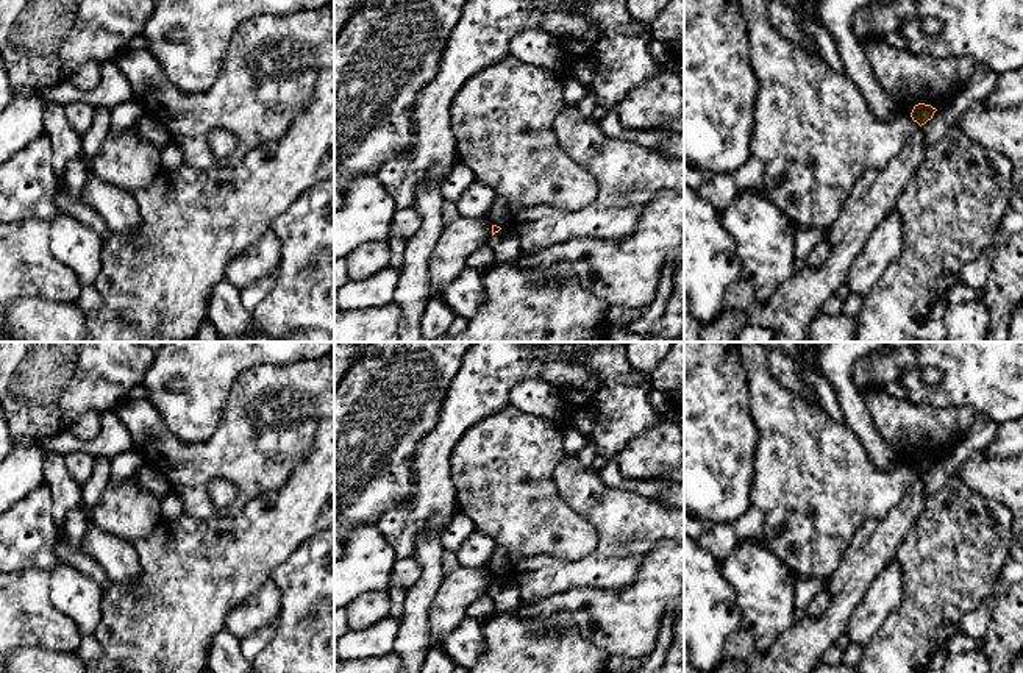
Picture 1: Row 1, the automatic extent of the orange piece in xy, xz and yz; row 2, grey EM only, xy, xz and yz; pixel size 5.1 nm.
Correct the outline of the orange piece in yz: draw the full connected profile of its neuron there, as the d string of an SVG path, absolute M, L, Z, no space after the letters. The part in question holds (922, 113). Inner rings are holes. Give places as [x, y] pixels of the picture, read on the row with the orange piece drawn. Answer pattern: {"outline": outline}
{"outline": "M918 103L914 106L911 117L914 122L917 122L920 126L925 125L928 120L932 119L934 112L937 109L931 105Z"}

